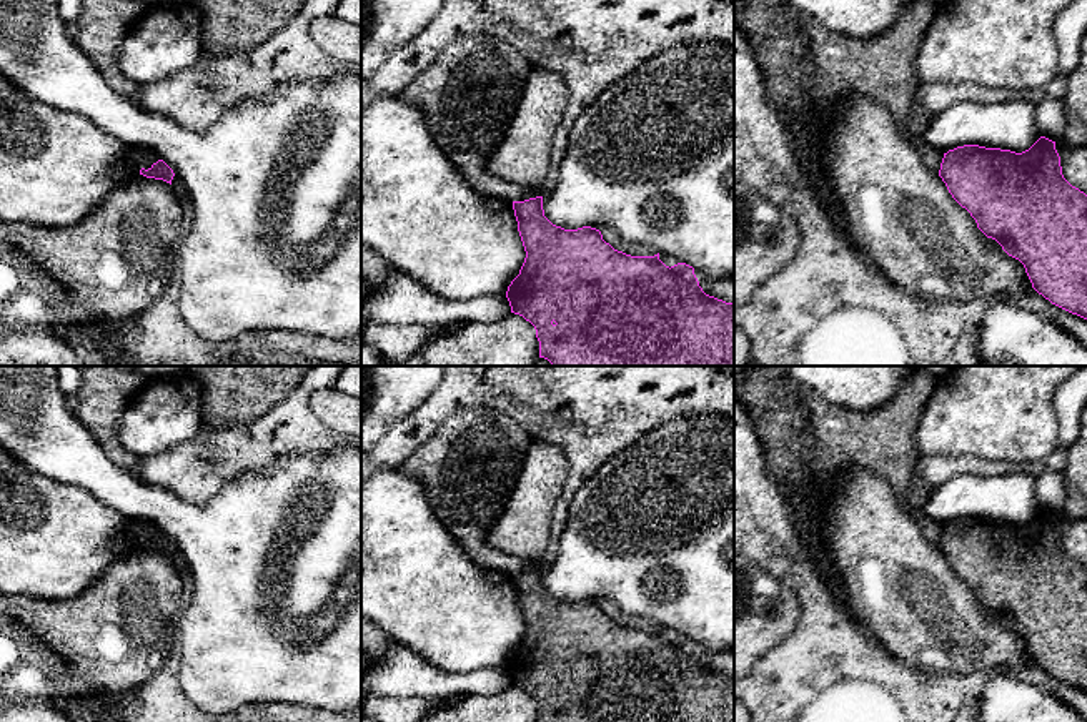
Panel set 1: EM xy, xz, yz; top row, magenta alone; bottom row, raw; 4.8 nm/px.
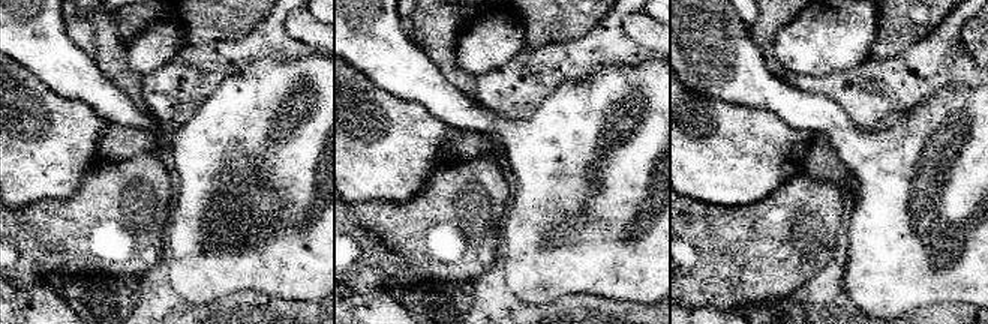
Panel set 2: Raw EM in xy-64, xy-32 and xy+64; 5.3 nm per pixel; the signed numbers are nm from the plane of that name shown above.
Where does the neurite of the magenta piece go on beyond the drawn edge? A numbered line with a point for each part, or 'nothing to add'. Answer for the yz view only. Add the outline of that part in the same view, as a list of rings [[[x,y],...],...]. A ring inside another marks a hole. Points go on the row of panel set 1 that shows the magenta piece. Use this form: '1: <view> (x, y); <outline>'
nothing to add

